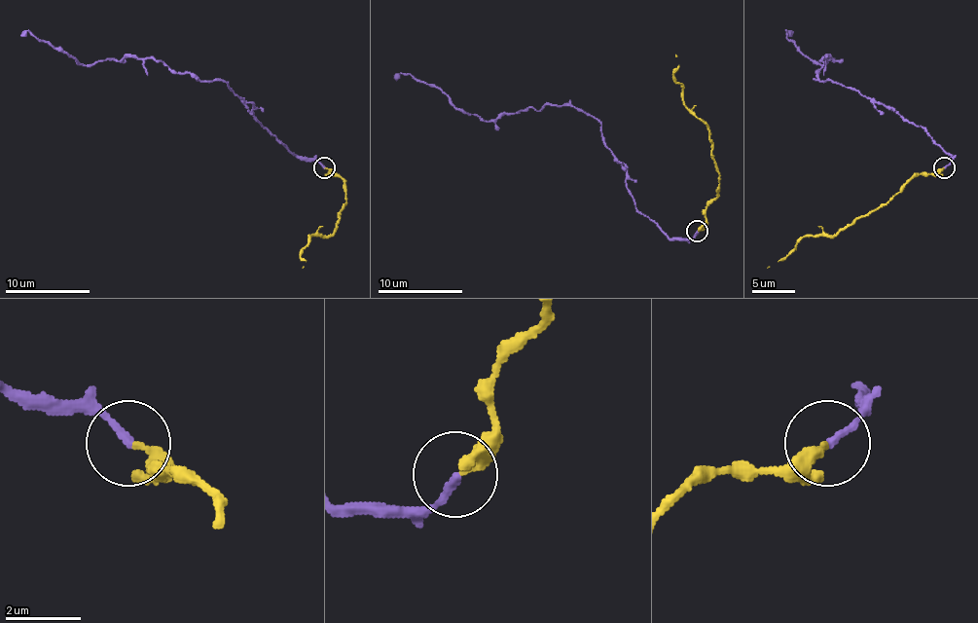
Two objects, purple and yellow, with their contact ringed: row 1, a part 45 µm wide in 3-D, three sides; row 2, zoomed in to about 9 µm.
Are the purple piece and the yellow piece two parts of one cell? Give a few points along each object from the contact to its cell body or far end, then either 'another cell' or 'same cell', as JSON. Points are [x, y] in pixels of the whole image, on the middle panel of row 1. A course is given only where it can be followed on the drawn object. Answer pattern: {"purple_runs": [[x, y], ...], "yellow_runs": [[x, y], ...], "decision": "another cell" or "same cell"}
{"purple_runs": [[697, 232], [669, 238], [634, 205], [626, 167], [593, 117], [545, 104], [484, 121], [410, 74], [394, 78]], "yellow_runs": [[699, 232], [717, 193], [720, 174], [709, 128], [683, 104], [683, 91], [673, 74], [675, 54]], "decision": "same cell"}

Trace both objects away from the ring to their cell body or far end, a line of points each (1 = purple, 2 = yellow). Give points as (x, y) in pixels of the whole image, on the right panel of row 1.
1: (944, 167), (951, 157), (919, 125), (818, 78), (823, 58), (834, 60), (816, 65), (791, 35)
2: (944, 167), (933, 173), (917, 173), (887, 201), (834, 236), (804, 236), (787, 254), (768, 267)

